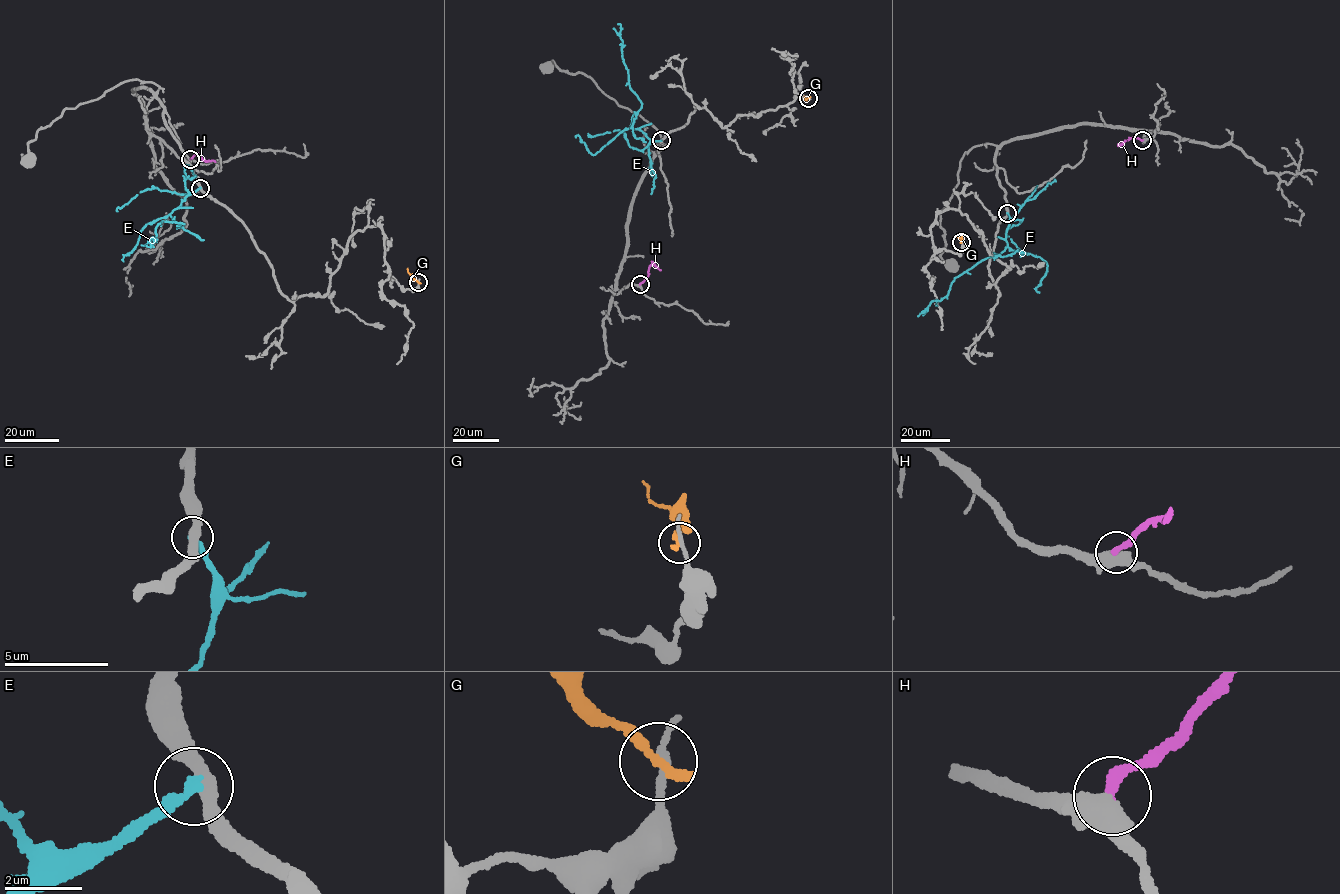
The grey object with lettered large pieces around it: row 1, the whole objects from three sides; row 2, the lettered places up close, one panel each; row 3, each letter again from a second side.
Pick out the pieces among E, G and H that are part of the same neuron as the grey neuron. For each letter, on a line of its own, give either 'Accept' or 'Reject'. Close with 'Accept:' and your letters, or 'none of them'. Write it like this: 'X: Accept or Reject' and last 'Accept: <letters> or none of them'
E: Reject
G: Reject
H: Accept
Accept: H

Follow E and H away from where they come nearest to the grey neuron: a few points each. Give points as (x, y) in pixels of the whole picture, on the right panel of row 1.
E: (1007, 213), (1010, 220), (1006, 235), (1006, 247), (957, 276), (945, 296), (932, 301), (918, 316)
H: (1142, 140), (1132, 137), (1125, 141)

